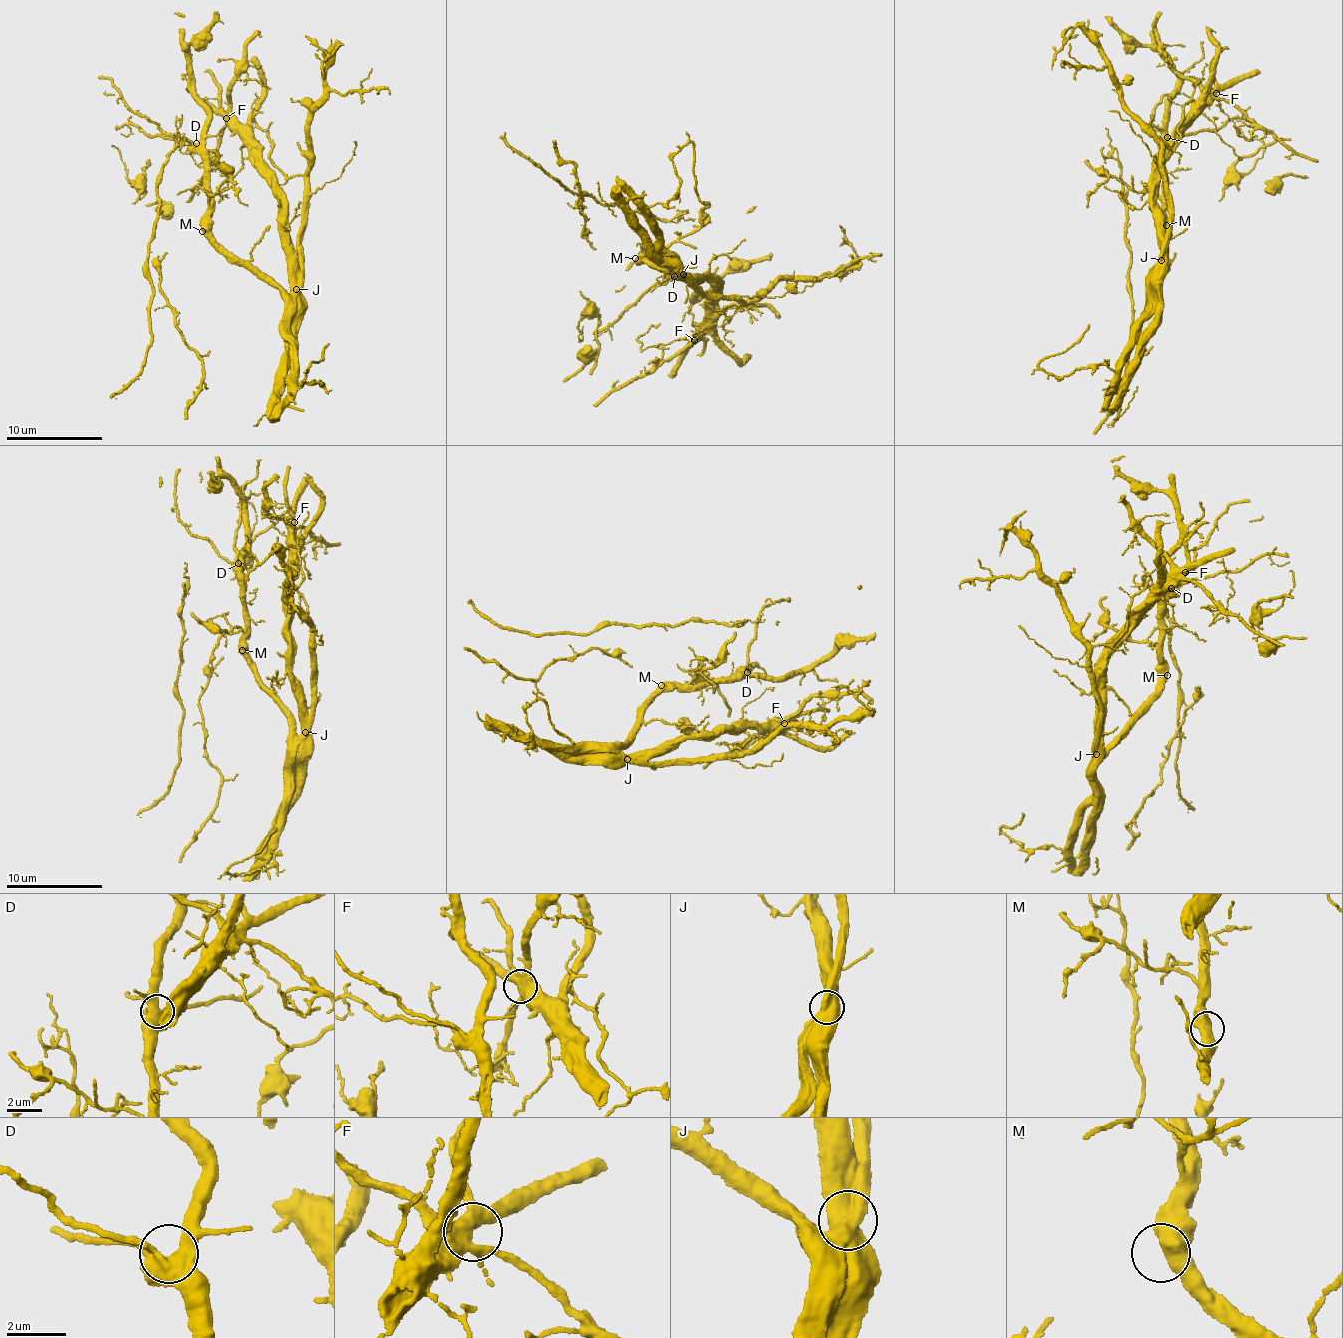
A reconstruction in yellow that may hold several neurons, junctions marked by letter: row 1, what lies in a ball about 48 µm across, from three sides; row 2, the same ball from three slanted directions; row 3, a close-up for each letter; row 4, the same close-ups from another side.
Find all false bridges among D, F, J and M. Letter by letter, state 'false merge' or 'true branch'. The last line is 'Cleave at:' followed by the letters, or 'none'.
D: true branch
F: true branch
J: false merge
M: true branch
Cleave at: J

